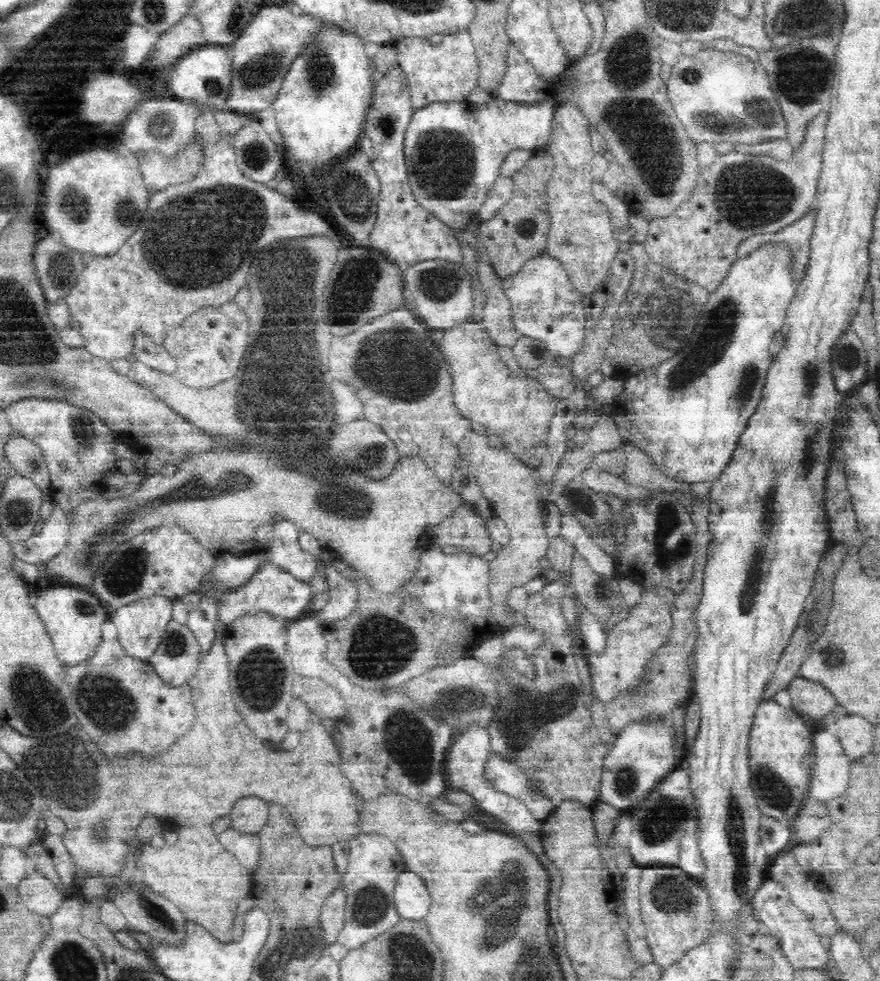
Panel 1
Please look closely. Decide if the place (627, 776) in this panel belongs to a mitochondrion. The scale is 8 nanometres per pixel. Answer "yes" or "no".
yes

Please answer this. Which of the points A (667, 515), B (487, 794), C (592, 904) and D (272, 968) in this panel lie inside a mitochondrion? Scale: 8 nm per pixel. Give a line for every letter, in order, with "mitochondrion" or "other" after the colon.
A: mitochondrion
B: other
C: other
D: mitochondrion

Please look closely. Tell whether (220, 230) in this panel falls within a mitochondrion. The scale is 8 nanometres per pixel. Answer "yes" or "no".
yes

